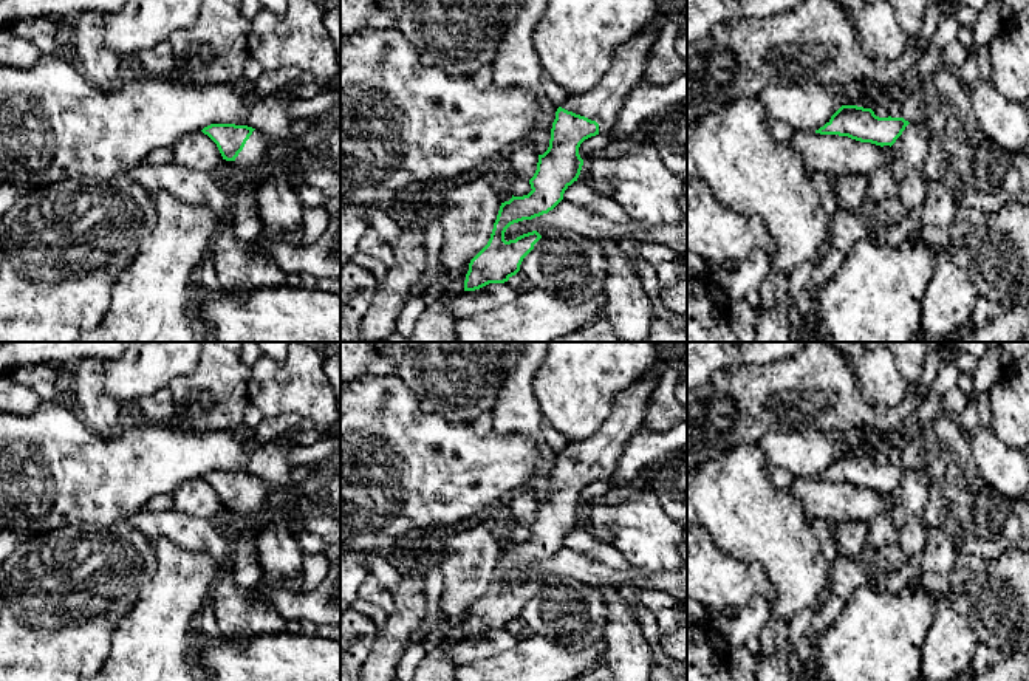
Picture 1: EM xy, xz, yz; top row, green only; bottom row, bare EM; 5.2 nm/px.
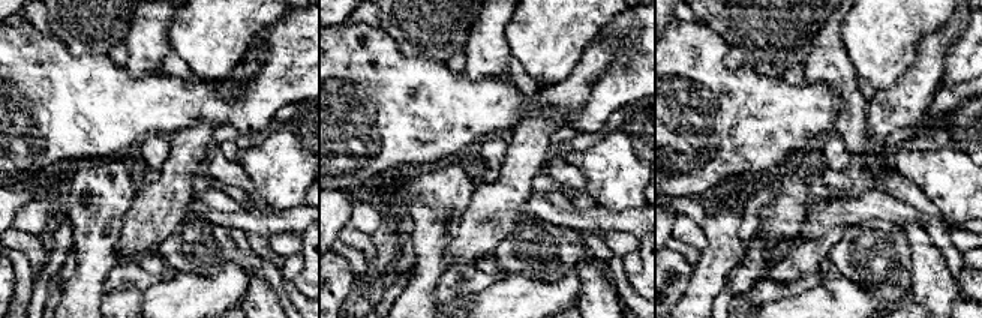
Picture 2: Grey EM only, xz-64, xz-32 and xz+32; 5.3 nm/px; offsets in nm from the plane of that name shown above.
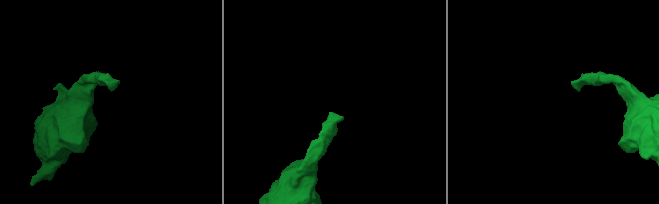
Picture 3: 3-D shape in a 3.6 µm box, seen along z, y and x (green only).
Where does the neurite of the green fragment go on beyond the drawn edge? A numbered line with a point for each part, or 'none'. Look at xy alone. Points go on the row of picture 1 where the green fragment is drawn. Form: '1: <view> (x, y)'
1: xy (251, 160)

